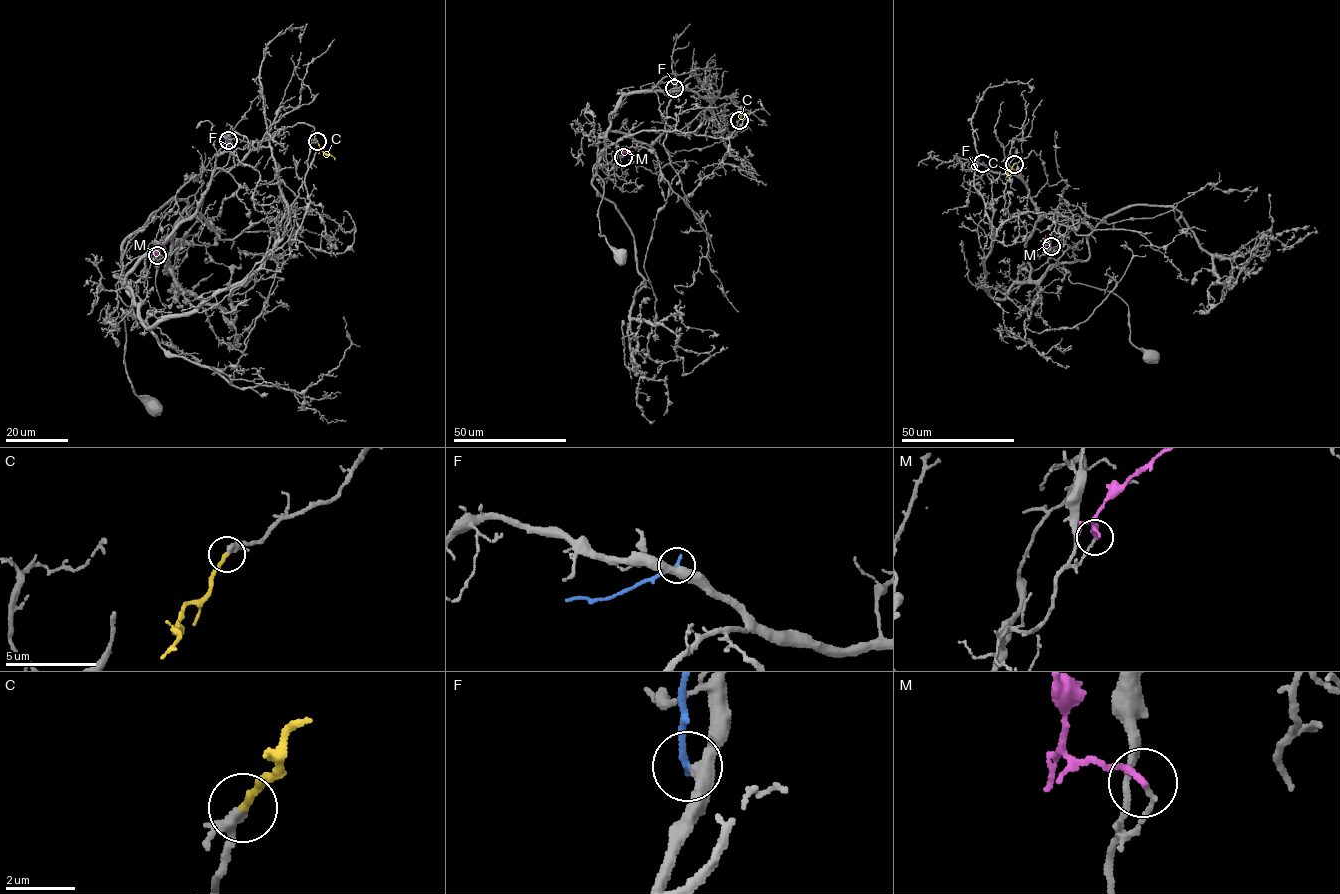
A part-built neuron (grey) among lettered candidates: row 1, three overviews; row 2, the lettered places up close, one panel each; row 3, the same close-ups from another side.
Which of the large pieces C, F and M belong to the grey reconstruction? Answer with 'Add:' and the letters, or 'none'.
Add: C

